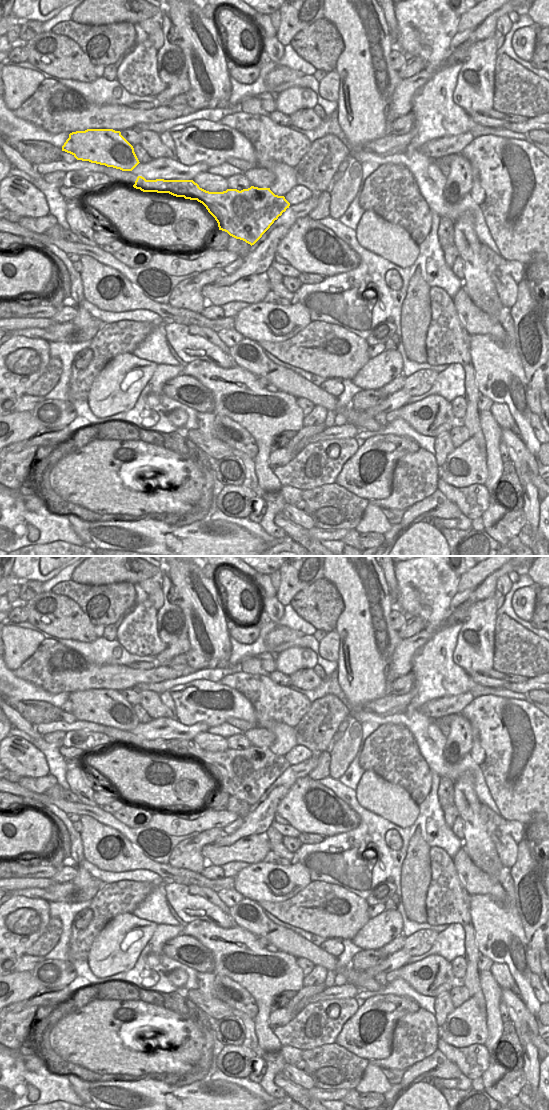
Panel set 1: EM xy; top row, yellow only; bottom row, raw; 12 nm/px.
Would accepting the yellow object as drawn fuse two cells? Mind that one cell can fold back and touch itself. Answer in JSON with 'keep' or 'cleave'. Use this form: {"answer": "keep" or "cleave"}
{"answer": "cleave"}

